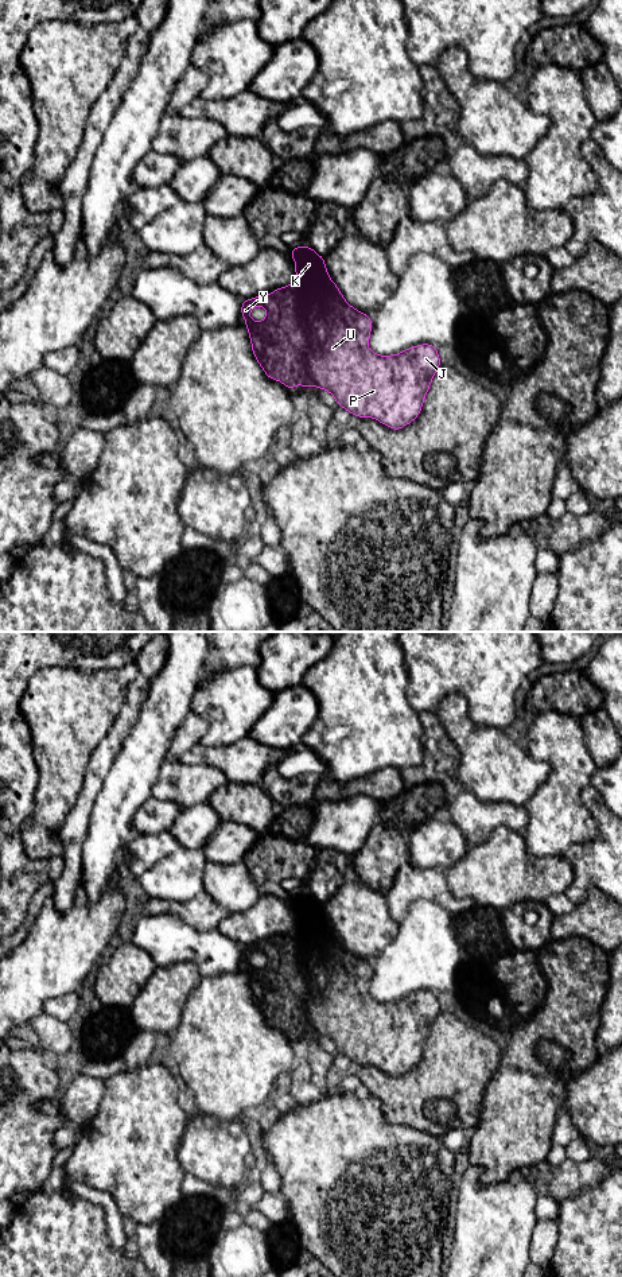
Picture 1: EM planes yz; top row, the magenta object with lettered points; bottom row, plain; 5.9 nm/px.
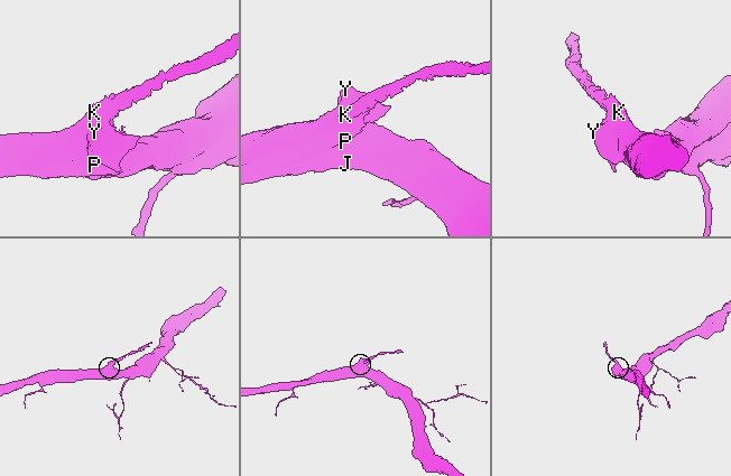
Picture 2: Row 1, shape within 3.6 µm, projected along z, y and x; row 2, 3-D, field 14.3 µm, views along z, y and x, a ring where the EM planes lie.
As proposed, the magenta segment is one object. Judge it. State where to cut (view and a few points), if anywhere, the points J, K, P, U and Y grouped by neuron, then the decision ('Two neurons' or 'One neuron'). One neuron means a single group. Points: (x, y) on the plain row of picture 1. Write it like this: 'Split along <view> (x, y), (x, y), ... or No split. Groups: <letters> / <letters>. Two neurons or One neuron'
No split. Groups: J K P U Y. One neuron

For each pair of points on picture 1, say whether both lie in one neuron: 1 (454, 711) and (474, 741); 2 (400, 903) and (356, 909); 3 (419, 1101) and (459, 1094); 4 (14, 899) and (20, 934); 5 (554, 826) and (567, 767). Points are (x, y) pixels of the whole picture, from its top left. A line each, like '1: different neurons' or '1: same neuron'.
1: same neuron
2: different neurons
3: same neuron
4: different neurons
5: same neuron

